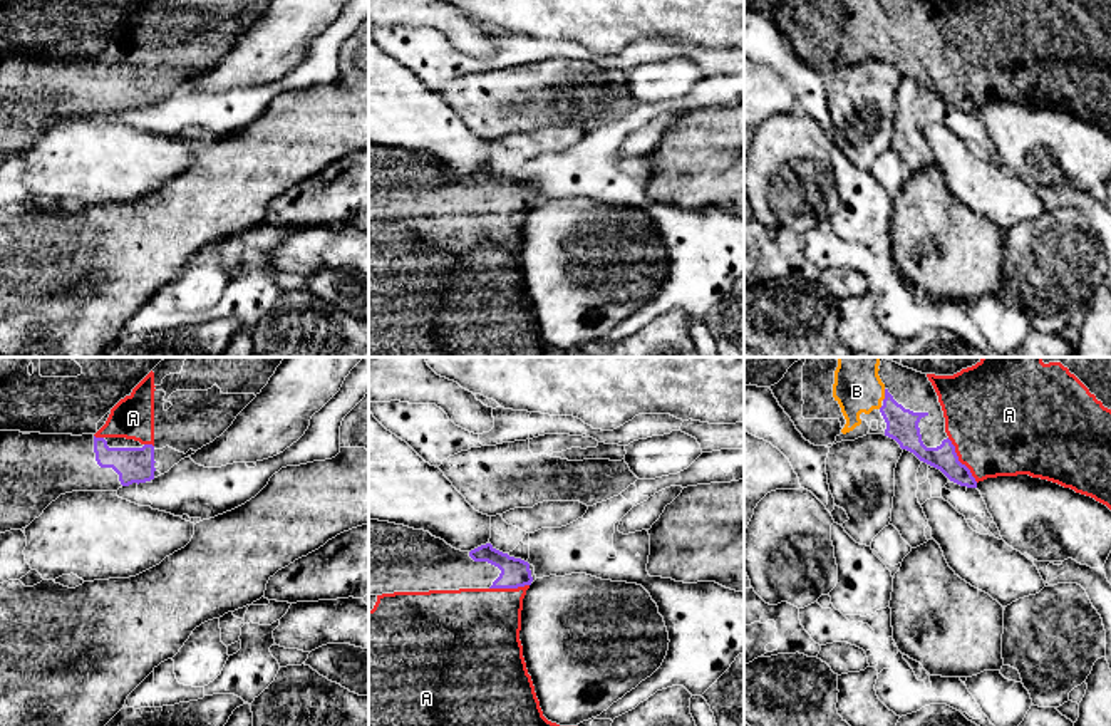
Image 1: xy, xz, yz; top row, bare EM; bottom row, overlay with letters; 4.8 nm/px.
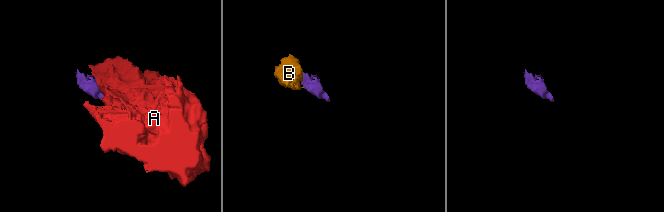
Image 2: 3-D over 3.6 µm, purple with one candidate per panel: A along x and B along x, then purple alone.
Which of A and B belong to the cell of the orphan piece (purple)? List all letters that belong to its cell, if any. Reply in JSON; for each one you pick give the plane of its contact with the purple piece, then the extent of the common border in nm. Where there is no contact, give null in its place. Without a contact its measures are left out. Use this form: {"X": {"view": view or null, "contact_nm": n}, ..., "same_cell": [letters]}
{"A": {"view": "yz", "contact_nm": 260}, "B": {"view": "yz", "contact_nm": 60}, "same_cell": ["A", "B"]}

